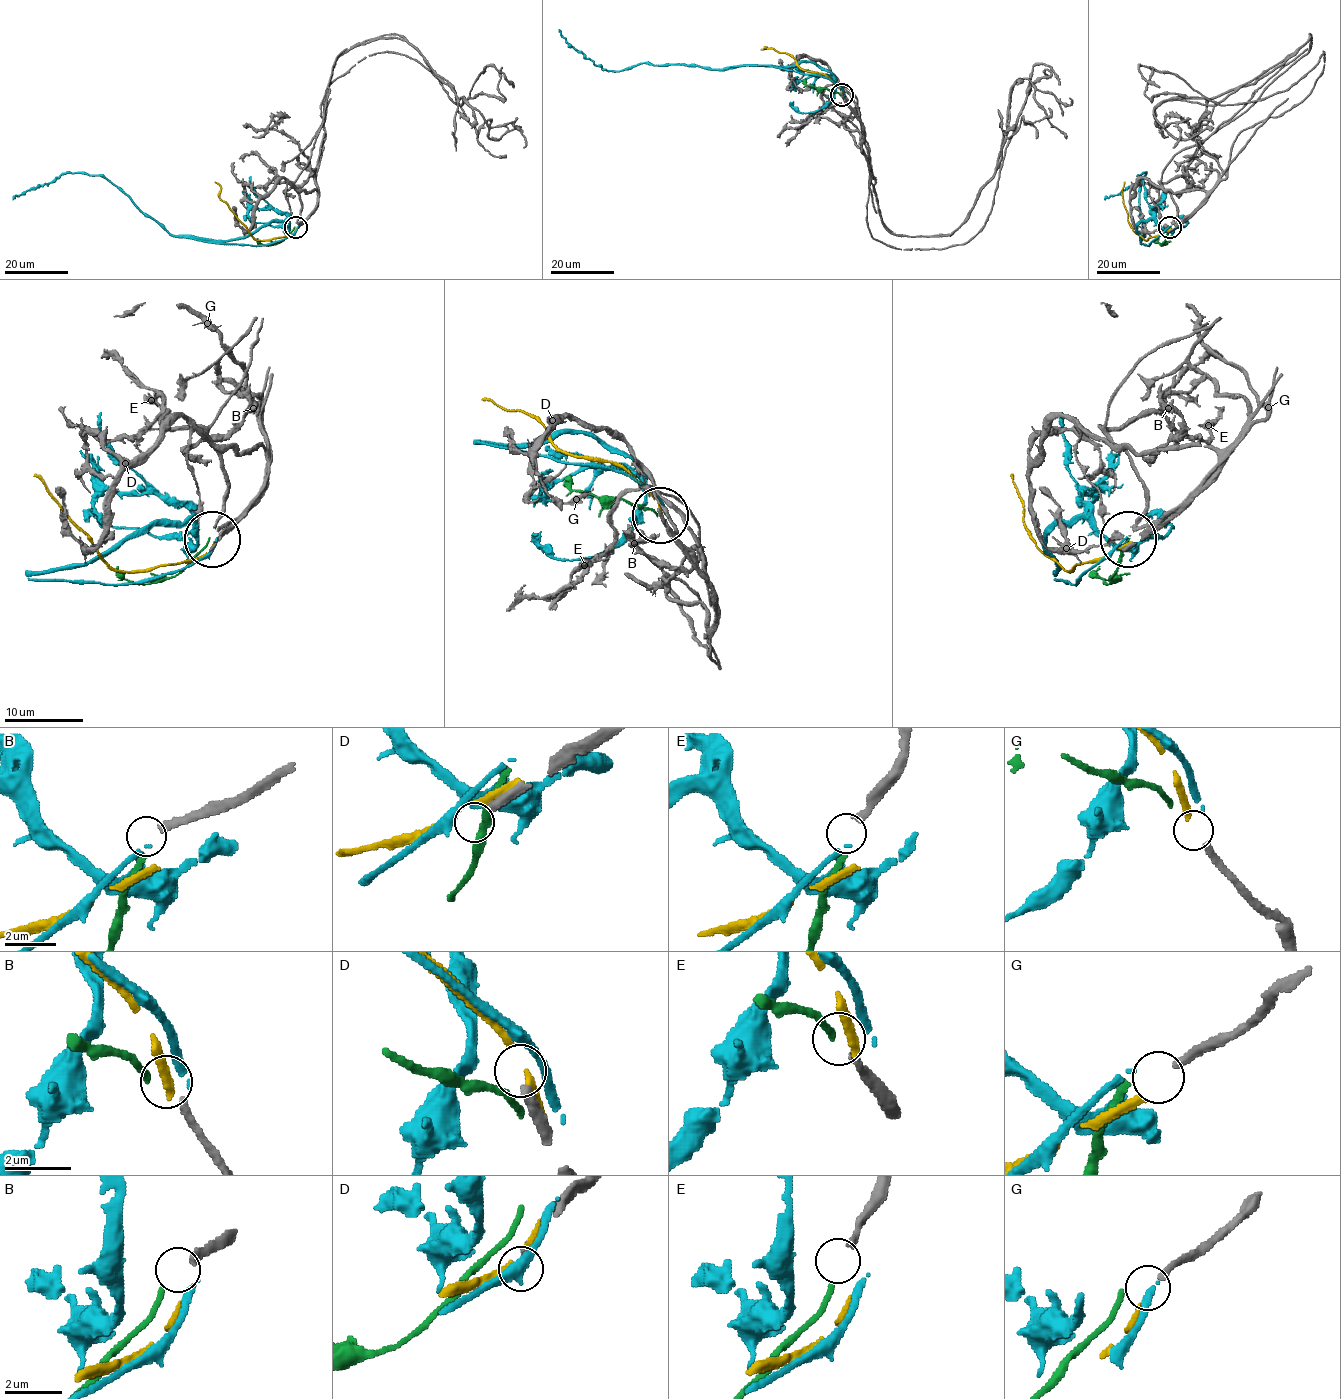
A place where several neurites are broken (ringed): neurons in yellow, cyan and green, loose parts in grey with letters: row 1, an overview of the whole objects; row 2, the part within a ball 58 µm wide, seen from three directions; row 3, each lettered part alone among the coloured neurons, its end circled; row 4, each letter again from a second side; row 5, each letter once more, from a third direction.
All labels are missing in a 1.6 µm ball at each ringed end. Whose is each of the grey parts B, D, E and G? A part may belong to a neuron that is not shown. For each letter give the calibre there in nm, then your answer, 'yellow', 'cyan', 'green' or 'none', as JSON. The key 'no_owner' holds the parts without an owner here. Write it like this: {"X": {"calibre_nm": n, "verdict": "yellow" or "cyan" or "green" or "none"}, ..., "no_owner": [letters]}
{"B": {"calibre_nm": 240, "verdict": "none"}, "D": {"calibre_nm": 320, "verdict": "none"}, "E": {"calibre_nm": 220, "verdict": "none"}, "G": {"calibre_nm": 240, "verdict": "none"}, "no_owner": ["B", "D", "E", "G"]}

